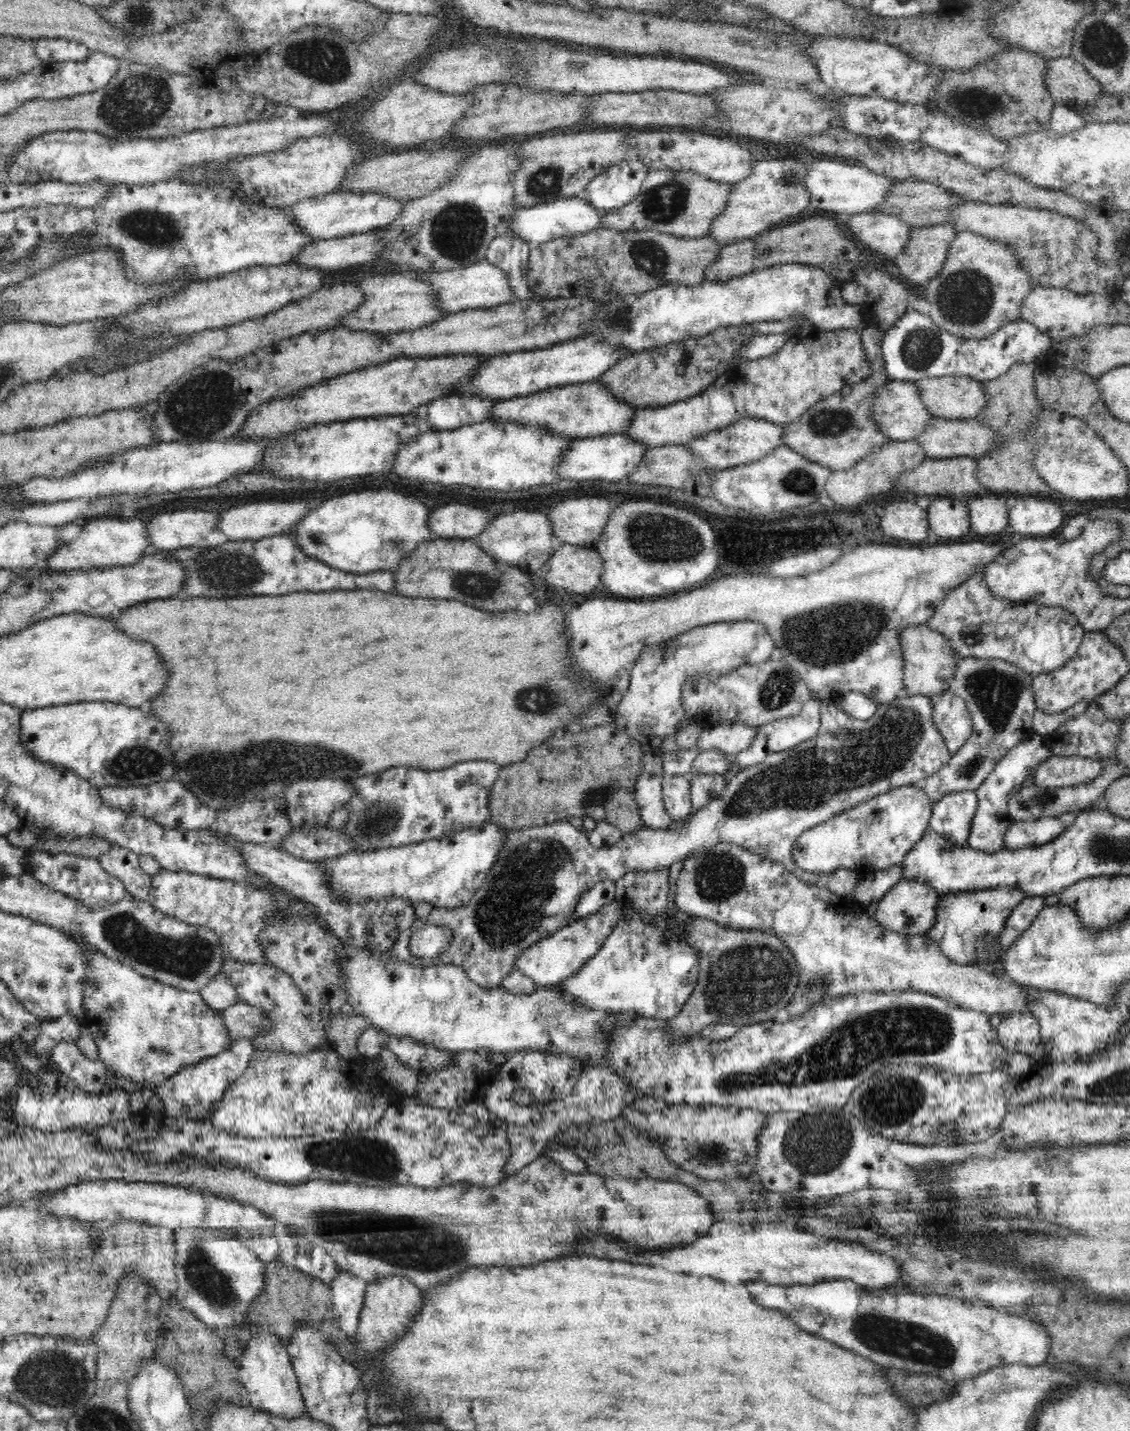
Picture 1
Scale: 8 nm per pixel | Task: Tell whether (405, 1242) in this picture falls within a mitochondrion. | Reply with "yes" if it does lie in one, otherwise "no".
yes

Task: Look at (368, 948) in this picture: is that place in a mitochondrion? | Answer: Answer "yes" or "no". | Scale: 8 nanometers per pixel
no

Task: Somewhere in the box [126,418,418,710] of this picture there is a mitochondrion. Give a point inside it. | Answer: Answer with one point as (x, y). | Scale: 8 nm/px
(237, 572)

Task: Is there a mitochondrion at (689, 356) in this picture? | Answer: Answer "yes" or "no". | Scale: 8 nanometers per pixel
yes

